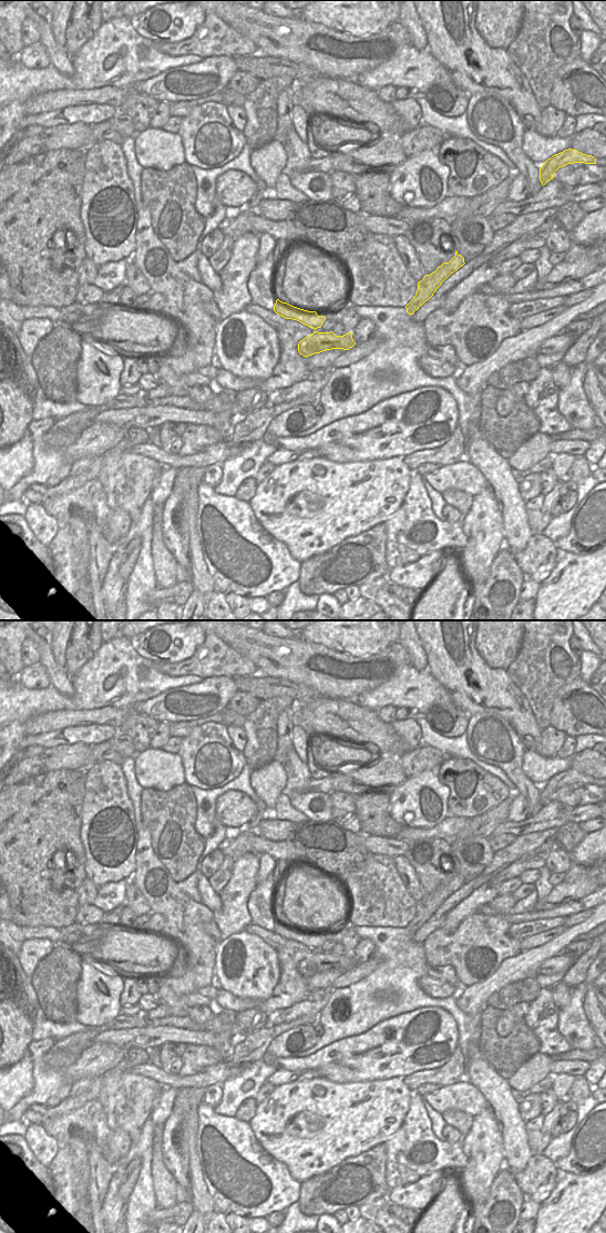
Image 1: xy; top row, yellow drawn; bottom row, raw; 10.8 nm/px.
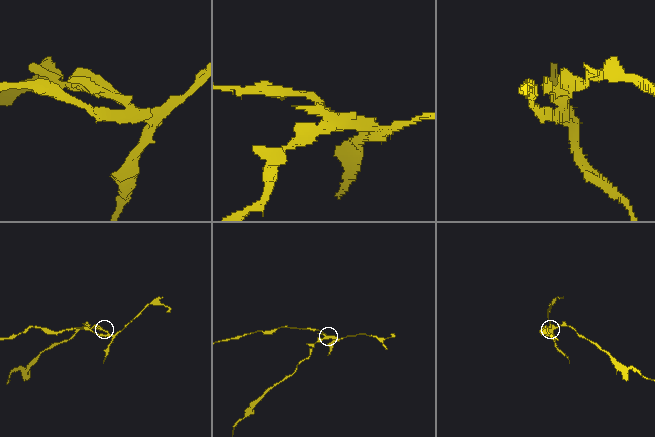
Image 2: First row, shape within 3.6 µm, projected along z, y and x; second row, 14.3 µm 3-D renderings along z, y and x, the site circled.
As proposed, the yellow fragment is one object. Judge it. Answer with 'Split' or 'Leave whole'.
Split.

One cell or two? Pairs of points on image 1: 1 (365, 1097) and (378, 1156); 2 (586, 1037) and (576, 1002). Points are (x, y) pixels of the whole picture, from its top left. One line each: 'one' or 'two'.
1: two
2: one

